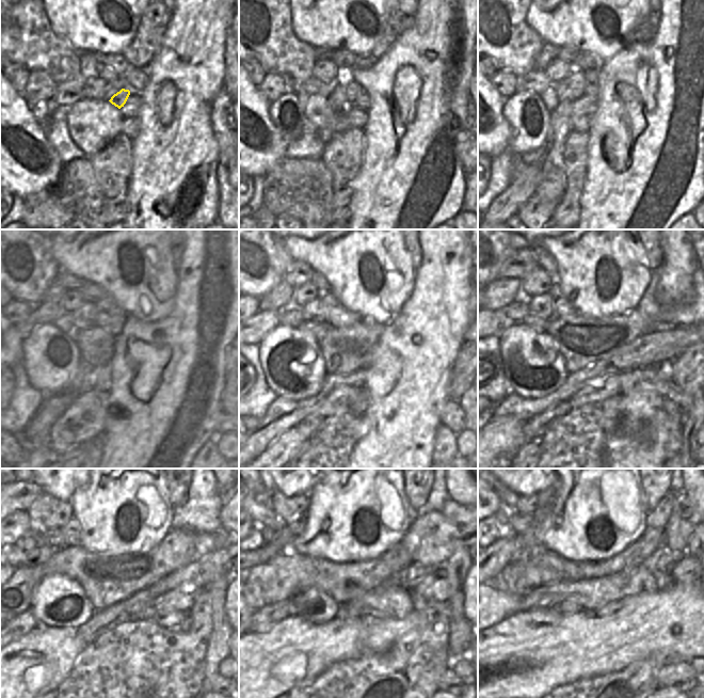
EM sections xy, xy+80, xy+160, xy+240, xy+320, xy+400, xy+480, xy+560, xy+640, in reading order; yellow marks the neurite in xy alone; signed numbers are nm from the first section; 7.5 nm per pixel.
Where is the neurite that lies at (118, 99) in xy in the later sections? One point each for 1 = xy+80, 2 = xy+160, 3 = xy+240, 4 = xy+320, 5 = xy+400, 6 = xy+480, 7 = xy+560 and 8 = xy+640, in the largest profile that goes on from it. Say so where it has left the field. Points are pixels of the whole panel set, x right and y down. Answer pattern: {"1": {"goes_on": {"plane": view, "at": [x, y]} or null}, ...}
{"1": {"goes_on": {"plane": "xy+80", "at": [352, 88]}}, "2": {"goes_on": {"plane": "xy+160", "at": [572, 86]}}, "3": {"goes_on": {"plane": "xy+240", "at": [83, 317]}}, "4": {"goes_on": {"plane": "xy+320", "at": [314, 311]}}, "5": {"goes_on": {"plane": "xy+400", "at": [541, 305]}}, "6": {"goes_on": {"plane": "xy+480", "at": [56, 540]}}, "7": {"goes_on": {"plane": "xy+560", "at": [283, 538]}}, "8": {"goes_on": {"plane": "xy+640", "at": [500, 553]}}}

